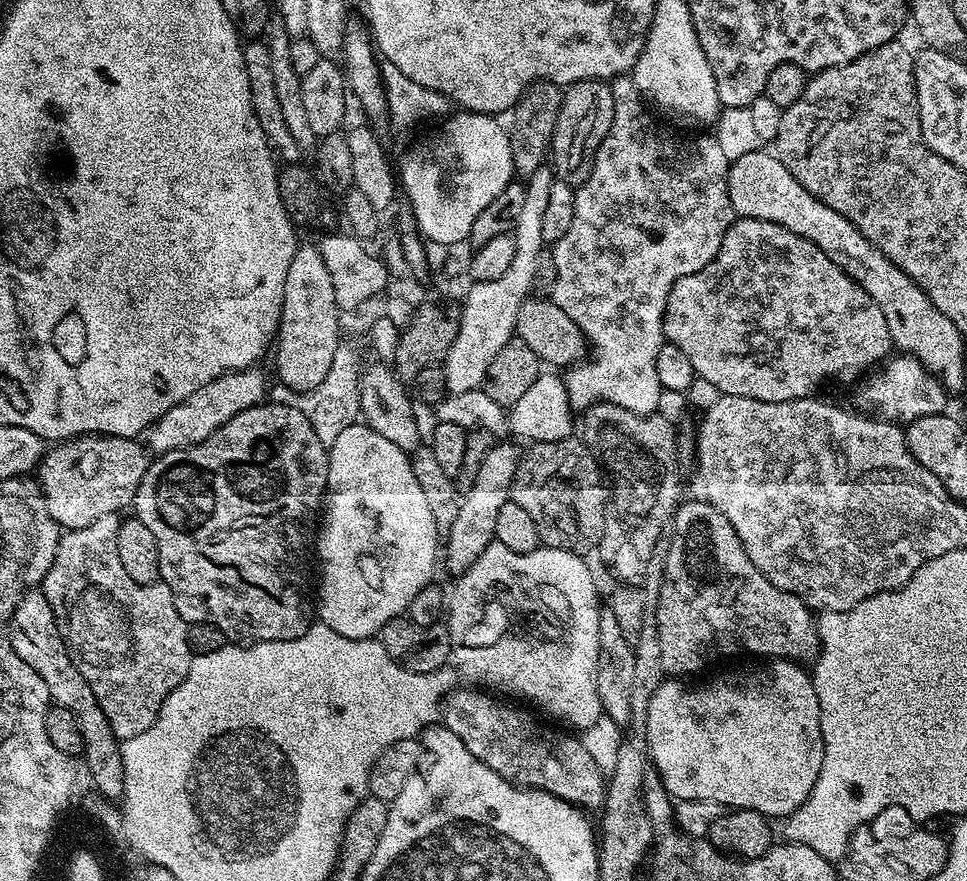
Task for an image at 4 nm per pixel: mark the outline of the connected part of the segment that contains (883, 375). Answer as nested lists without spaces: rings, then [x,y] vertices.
[[[893,355],[877,367],[863,381],[860,396],[868,408],[873,408],[879,419],[889,422],[911,422],[923,416],[939,416],[945,411],[945,385],[916,361],[915,356]]]

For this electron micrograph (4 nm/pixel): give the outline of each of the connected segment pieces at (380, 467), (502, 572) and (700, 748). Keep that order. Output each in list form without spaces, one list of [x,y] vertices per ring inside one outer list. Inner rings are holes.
[[[357,422],[346,426],[342,434],[328,448],[328,491],[326,493],[326,507],[322,512],[322,523],[318,528],[318,535],[314,541],[314,556],[320,560],[320,616],[319,623],[330,626],[334,634],[342,634],[342,638],[351,640],[373,639],[386,626],[386,622],[397,619],[401,614],[409,611],[409,604],[422,589],[433,583],[432,571],[436,568],[436,556],[438,560],[438,544],[436,548],[438,531],[430,507],[426,504],[426,497],[422,487],[418,484],[415,470],[409,453],[403,452],[394,442],[382,438],[382,434],[375,432],[363,422]]]
[[[495,542],[486,546],[486,550],[482,550],[478,562],[474,562],[474,566],[470,566],[468,571],[457,579],[460,581],[456,584],[456,593],[450,596],[450,607],[446,612],[446,627],[452,647],[450,660],[453,665],[456,663],[455,671],[463,679],[465,676],[472,683],[469,685],[475,686],[477,689],[491,690],[504,698],[517,696],[520,700],[529,700],[530,703],[537,704],[546,715],[553,716],[554,719],[561,720],[562,723],[569,724],[572,728],[585,730],[594,726],[602,717],[598,702],[598,654],[600,653],[598,622],[600,621],[602,600],[596,597],[596,584],[592,581],[592,572],[584,560],[587,559],[583,555],[567,552],[561,548],[541,546],[532,552],[512,552],[506,546]]]
[[[772,660],[772,672],[740,672],[737,676],[728,676],[725,680],[712,680],[708,684],[708,688],[704,684],[692,684],[696,682],[685,682],[680,678],[665,678],[662,683],[654,690],[654,698],[650,698],[650,706],[648,707],[648,754],[651,763],[654,765],[655,771],[658,773],[660,781],[664,784],[664,789],[668,791],[669,796],[679,800],[713,800],[714,802],[727,805],[729,809],[749,808],[755,812],[761,812],[763,816],[769,818],[787,818],[794,810],[798,810],[798,806],[802,806],[802,802],[806,802],[806,798],[810,794],[810,790],[814,788],[814,782],[818,776],[818,770],[821,769],[822,754],[824,753],[824,743],[822,742],[822,722],[820,721],[820,711],[818,710],[818,694],[814,694],[814,686],[812,685],[811,675],[807,671],[804,672],[799,663],[795,660]]]

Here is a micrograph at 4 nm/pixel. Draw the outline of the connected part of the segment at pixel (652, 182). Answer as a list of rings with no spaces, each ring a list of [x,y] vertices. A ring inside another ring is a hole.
[[[631,75],[617,76],[611,81],[612,93],[614,94],[614,122],[610,122],[610,130],[607,138],[598,146],[598,154],[594,158],[594,170],[590,178],[586,178],[584,184],[576,188],[576,201],[574,202],[574,222],[570,222],[570,230],[562,234],[558,243],[551,245],[550,251],[554,258],[554,270],[556,281],[551,299],[584,332],[589,345],[596,352],[596,360],[585,359],[583,362],[569,367],[568,376],[563,377],[564,385],[570,398],[570,406],[577,413],[583,414],[594,404],[613,404],[622,406],[622,410],[630,410],[639,416],[650,416],[657,411],[659,396],[661,394],[660,383],[658,382],[658,350],[665,344],[664,339],[664,311],[666,302],[670,298],[670,290],[678,278],[686,278],[686,274],[694,274],[702,270],[718,254],[718,246],[722,246],[722,238],[726,230],[731,226],[732,221],[737,219],[737,214],[730,206],[730,194],[728,193],[728,165],[730,161],[726,154],[722,154],[722,146],[718,146],[715,135],[692,136],[687,140],[684,136],[675,136],[664,128],[656,125],[656,120],[651,116],[649,105],[643,96],[640,95],[638,86],[633,82]]]

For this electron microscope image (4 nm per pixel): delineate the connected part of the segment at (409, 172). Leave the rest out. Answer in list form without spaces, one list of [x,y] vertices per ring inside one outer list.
[[[460,110],[457,113],[457,116],[449,115],[429,140],[410,149],[408,157],[398,164],[398,180],[403,195],[404,192],[408,195],[408,202],[412,206],[410,214],[421,237],[428,242],[449,246],[468,240],[474,218],[478,218],[478,214],[482,214],[482,210],[486,210],[486,206],[490,206],[490,202],[494,202],[494,198],[498,198],[498,194],[502,194],[502,190],[506,190],[506,186],[514,180],[507,127],[503,123],[500,125],[496,121],[499,119],[487,112]]]

